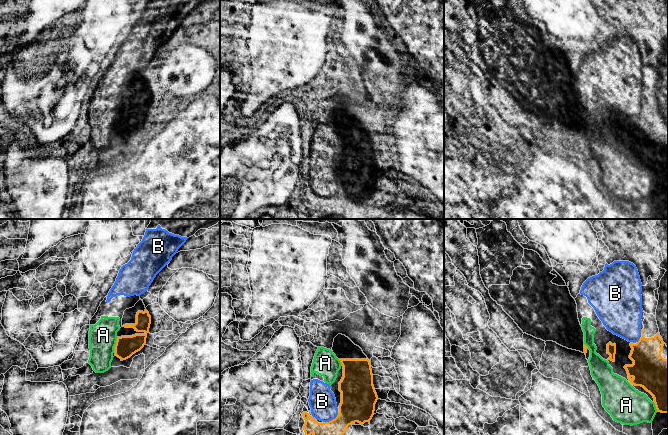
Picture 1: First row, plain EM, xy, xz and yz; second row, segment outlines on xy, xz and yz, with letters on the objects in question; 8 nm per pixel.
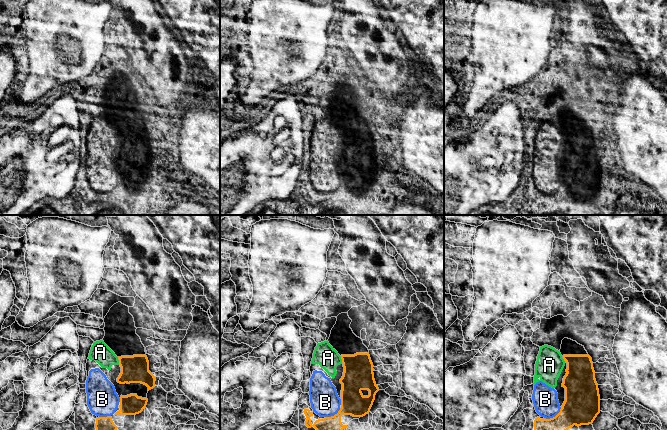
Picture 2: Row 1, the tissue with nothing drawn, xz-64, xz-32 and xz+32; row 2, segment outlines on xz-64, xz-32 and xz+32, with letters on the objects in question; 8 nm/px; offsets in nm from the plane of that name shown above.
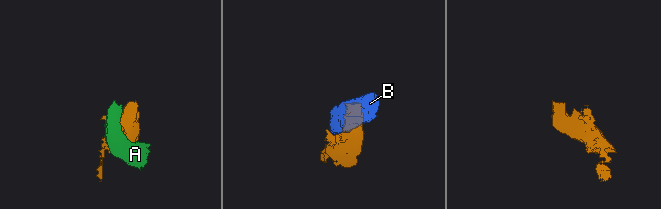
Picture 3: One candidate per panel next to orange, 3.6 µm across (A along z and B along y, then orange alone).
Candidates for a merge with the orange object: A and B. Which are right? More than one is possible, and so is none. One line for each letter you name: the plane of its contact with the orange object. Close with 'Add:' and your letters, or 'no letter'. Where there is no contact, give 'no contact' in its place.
Add: no letter

